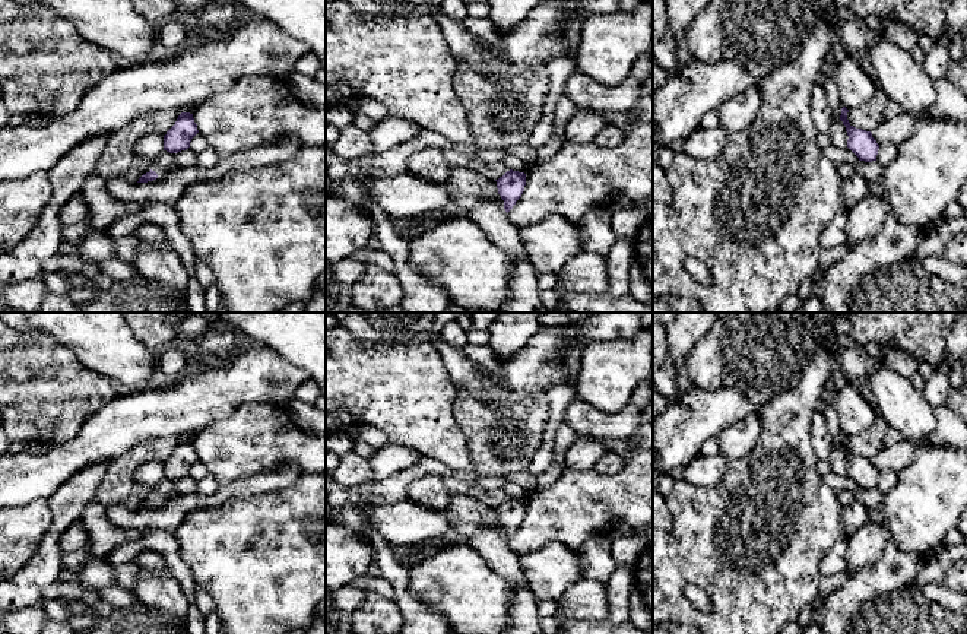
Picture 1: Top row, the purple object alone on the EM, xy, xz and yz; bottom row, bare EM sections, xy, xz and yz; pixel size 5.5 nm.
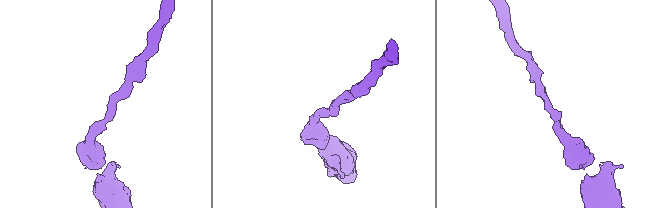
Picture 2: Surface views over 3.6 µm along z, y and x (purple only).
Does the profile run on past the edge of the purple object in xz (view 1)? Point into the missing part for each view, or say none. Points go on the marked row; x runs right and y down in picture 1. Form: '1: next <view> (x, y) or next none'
1: next none

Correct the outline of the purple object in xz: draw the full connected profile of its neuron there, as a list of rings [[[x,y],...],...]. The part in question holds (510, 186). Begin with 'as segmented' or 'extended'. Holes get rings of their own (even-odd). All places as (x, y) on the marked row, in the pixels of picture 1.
as segmented; [[[510,169],[495,181],[498,194],[504,200],[504,209],[508,213],[524,191],[526,174]]]

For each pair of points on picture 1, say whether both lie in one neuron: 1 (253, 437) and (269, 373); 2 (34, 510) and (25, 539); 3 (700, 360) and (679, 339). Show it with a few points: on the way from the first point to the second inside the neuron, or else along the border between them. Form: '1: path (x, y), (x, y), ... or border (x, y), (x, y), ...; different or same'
1: border (284, 406), (243, 403), (230, 417); different
2: path (34, 517), (25, 526), (25, 532); same
3: border (710, 327), (685, 355), (685, 371), (690, 383); different

